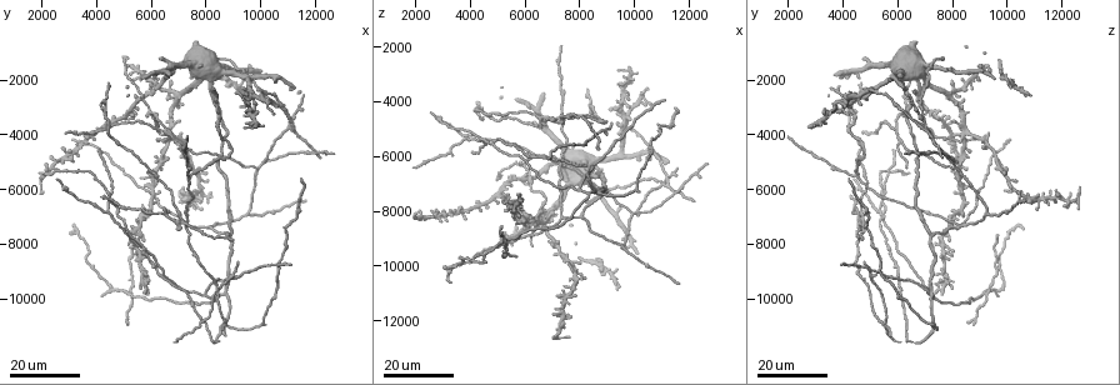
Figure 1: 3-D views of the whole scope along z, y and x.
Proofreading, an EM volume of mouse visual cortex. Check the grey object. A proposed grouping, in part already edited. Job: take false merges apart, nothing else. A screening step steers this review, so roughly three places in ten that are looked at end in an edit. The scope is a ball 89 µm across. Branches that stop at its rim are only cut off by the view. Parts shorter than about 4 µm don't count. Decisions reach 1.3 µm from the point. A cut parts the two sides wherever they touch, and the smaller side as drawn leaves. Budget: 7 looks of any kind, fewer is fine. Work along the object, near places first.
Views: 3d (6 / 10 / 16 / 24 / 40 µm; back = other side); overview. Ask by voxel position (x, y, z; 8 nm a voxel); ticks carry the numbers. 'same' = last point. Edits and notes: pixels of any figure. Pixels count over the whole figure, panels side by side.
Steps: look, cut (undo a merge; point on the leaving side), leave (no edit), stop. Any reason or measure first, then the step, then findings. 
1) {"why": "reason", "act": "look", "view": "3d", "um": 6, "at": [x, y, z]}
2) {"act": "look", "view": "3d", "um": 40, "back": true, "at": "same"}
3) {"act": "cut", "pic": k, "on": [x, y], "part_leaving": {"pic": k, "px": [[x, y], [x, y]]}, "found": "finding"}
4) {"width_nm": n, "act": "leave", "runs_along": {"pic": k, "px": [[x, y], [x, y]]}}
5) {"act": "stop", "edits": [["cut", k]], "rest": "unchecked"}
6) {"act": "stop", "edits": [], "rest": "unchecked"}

{"why": "two arms in line, one across", "act": "look", "view": "3d", "um": 24, "at": [7500, 5500, 4600]}

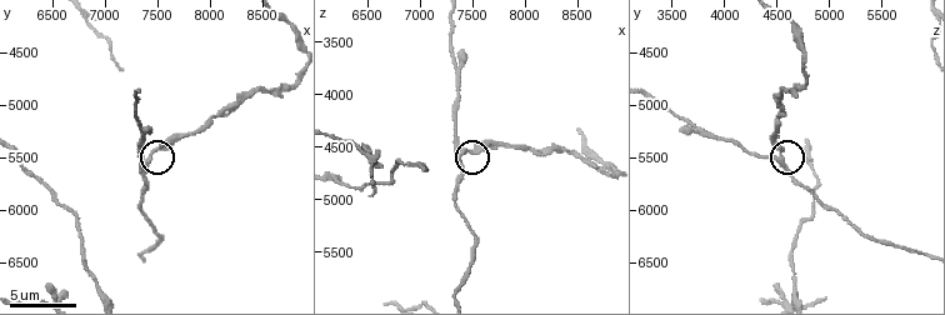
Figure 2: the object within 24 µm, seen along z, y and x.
{"act": "look", "view": "3d", "um": 6, "at": [7440, 5520, 4540]}

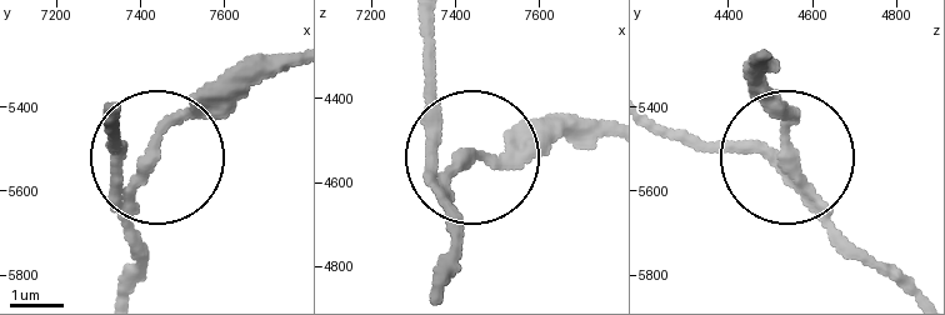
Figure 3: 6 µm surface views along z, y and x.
{"side_arm_um": 26, "arms": 3, "act": "cut", "pic": 3, "on": [159, 144], "found": "two neurons meet here"}

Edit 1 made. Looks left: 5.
{"why": "three arms meet", "act": "look", "view": "3d", "um": 16, "at": [6700, 4000, 5900]}

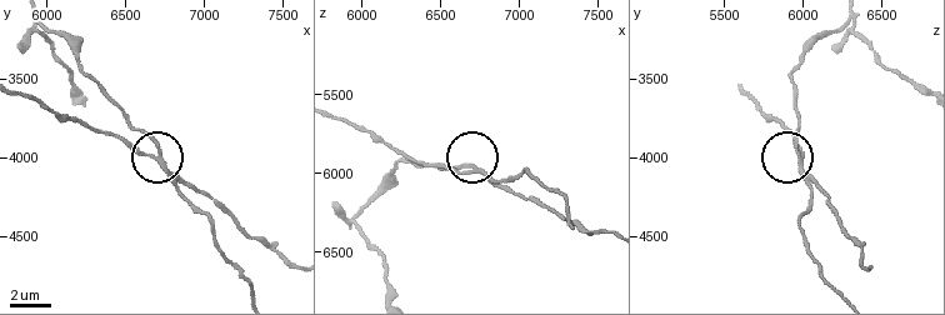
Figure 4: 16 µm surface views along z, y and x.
{"act": "look", "view": "3d", "um": 6, "at": [6680, 4020, 5980]}

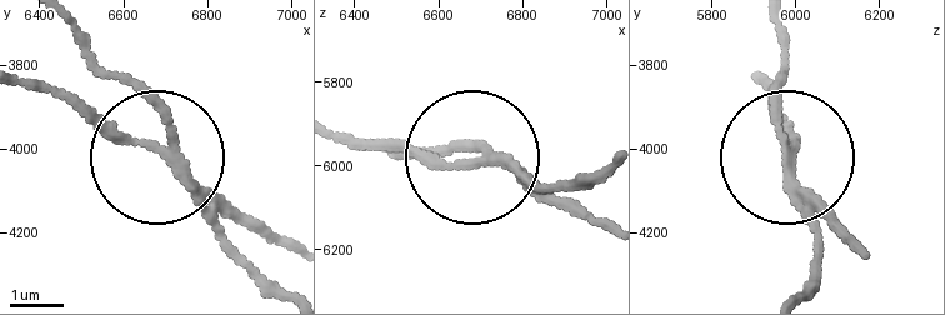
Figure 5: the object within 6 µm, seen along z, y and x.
{"act": "cut", "pic": 5, "on": [236, 249], "part_leaving": {"pic": 5, "px": [[193, 181], [165, 119], [71, 24]]}, "found": "two neurons meet here"}

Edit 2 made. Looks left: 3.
{"why": "see it whole again", "act": "look", "view": "overview"}

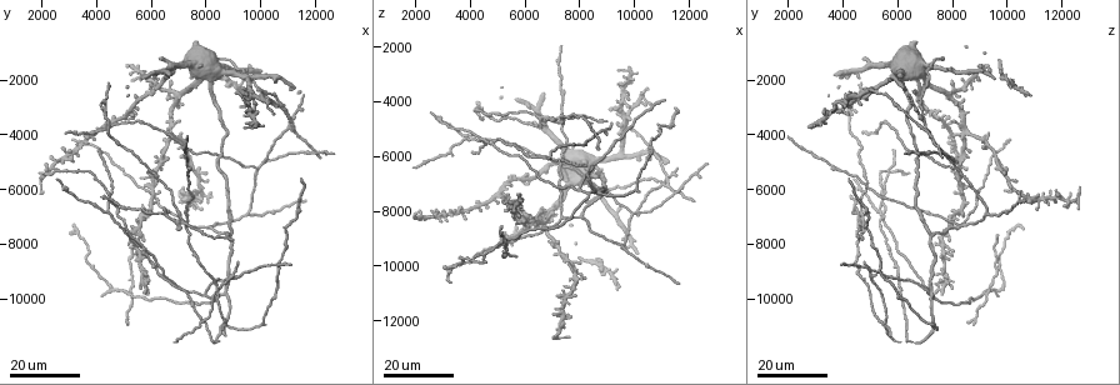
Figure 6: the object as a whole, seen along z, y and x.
{"why": "arms part here", "act": "look", "view": "3d", "um": 16, "at": [9500, 6900, 9300]}

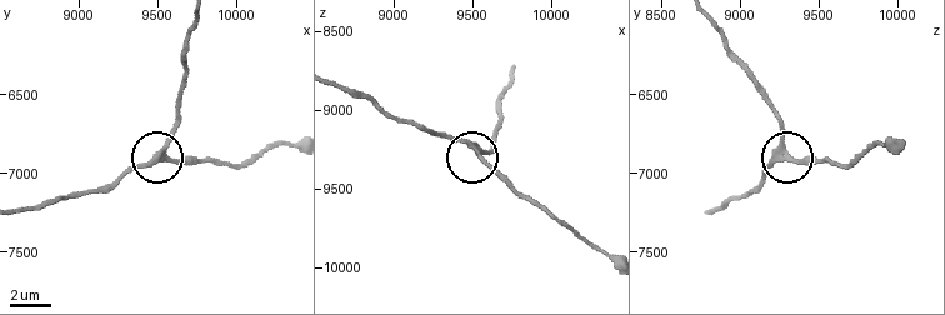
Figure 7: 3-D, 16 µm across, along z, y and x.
{"act": "look", "view": "3d", "um": 10, "at": [9540, 6880, 9280]}

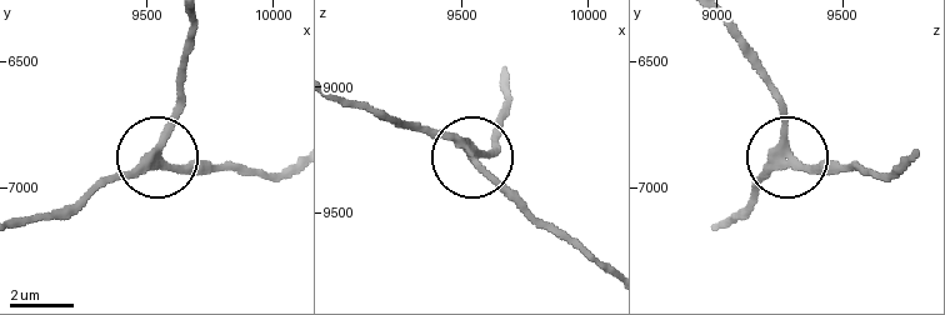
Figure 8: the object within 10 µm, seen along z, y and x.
{"arms": 3, "act": "leave", "found": "all the same neuron"}

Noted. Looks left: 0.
{"act": "stop", "edits": [["cut", 3], ["cut", 5]], "rest": "unchecked"}

